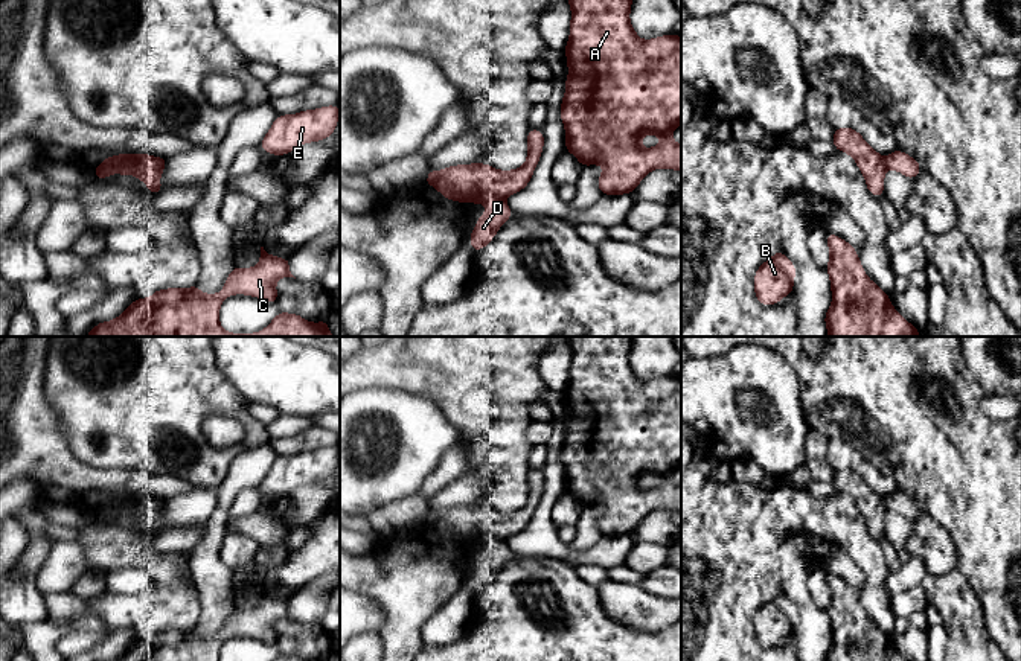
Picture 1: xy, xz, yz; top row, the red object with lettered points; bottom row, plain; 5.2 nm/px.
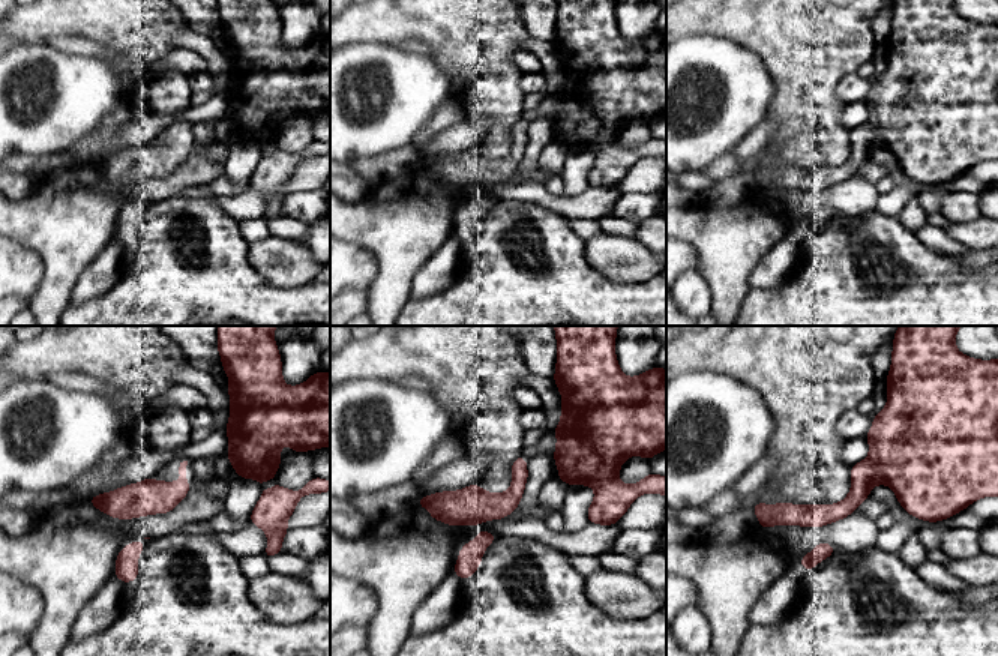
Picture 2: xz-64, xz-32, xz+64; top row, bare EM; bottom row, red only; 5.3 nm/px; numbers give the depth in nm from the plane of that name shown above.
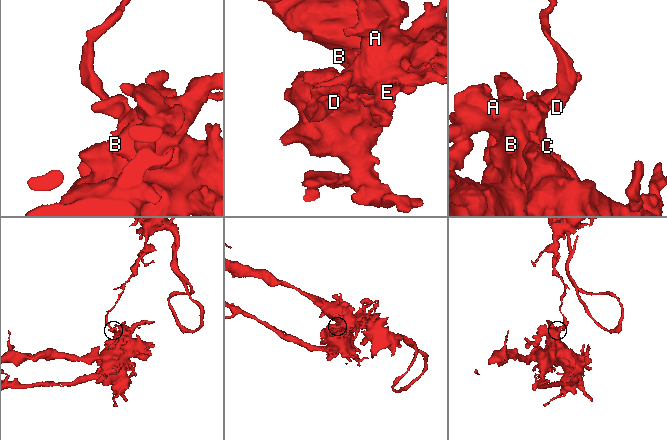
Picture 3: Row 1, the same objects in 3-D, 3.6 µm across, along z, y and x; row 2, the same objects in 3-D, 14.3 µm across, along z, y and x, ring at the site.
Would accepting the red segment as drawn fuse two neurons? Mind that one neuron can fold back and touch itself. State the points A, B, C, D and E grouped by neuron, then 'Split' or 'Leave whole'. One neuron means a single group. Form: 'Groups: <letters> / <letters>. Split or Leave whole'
Groups: A B C E / D. Split

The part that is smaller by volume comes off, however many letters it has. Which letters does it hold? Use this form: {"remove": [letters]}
{"remove": ["D"]}

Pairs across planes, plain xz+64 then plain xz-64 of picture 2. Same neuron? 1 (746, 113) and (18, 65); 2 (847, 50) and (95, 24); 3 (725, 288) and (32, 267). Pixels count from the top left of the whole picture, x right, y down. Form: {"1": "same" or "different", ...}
{"1": "same", "2": "same", "3": "different"}

